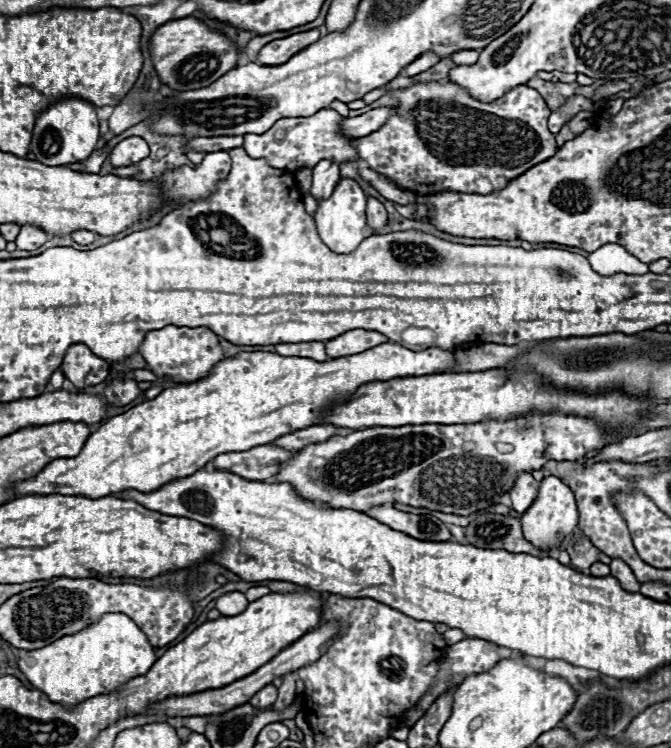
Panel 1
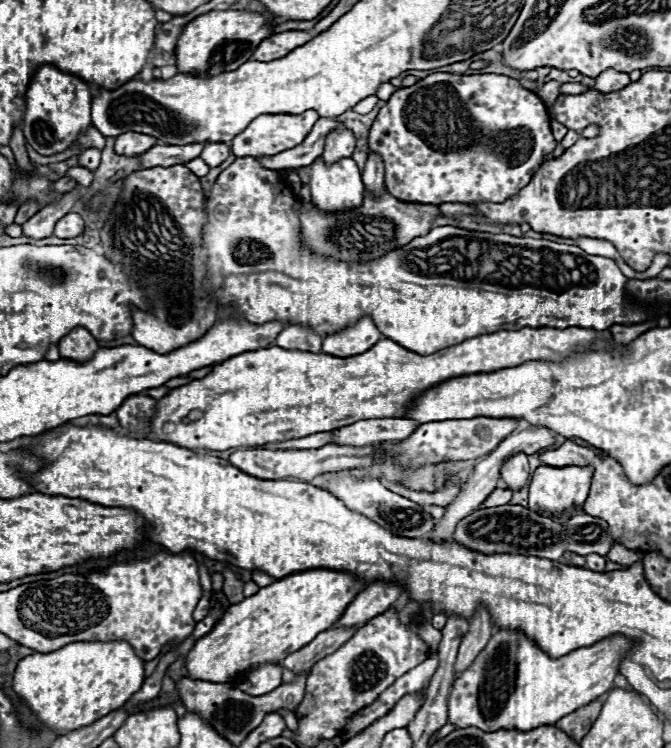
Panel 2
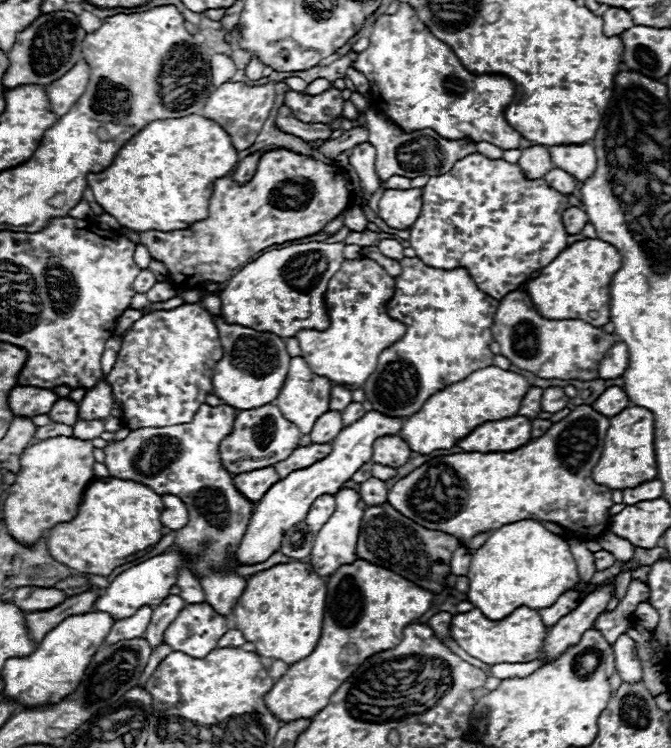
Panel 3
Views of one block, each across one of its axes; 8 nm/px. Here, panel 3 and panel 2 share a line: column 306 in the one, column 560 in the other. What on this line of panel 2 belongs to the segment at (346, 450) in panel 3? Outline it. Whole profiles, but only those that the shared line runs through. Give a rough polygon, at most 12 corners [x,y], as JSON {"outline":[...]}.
{"outline":[[540,466],[528,508],[562,514],[586,502],[592,466]]}

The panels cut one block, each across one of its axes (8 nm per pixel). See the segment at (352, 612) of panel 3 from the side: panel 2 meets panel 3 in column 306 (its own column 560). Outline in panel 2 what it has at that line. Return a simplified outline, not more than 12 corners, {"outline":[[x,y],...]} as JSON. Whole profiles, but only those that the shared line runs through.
{"outline":[[496,628],[448,720],[532,730],[612,690],[634,640],[552,658]]}

